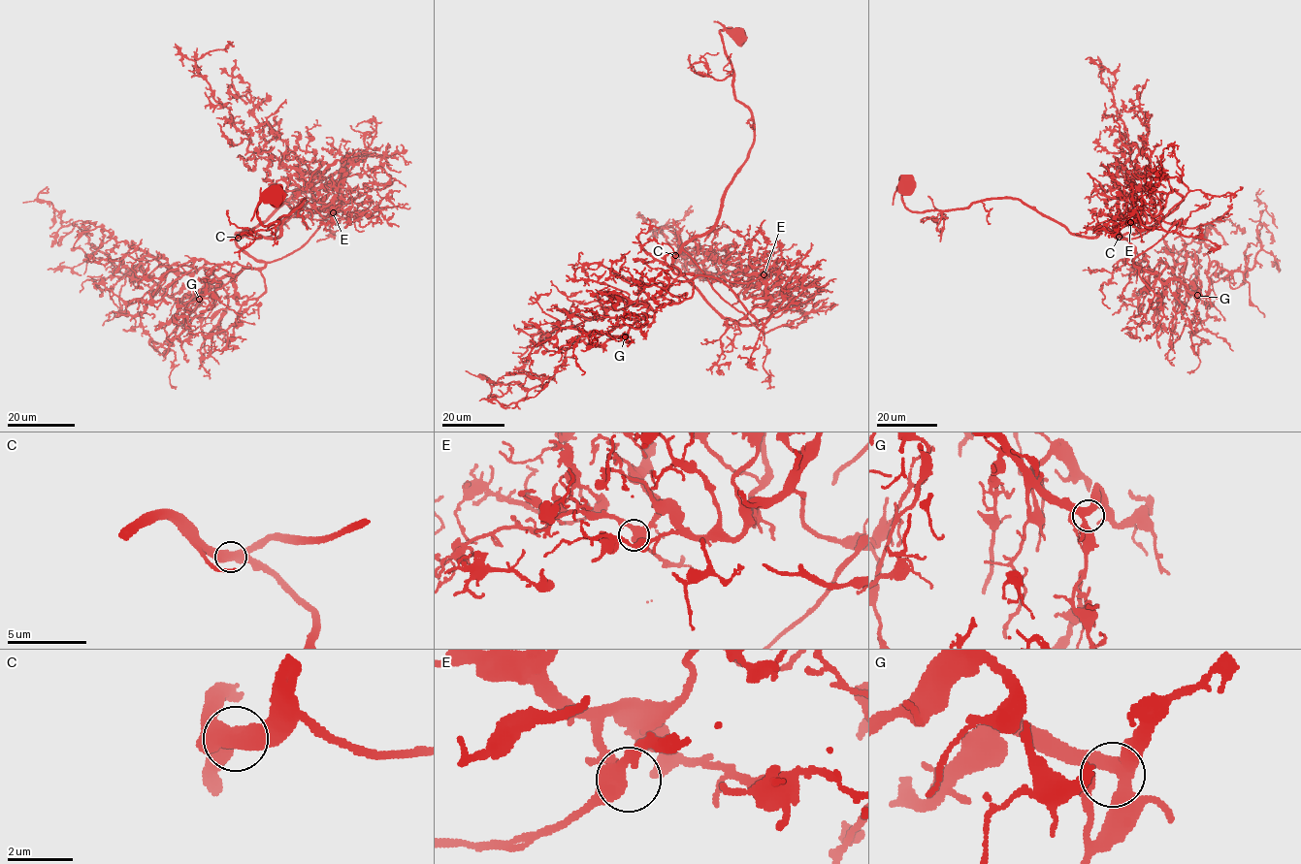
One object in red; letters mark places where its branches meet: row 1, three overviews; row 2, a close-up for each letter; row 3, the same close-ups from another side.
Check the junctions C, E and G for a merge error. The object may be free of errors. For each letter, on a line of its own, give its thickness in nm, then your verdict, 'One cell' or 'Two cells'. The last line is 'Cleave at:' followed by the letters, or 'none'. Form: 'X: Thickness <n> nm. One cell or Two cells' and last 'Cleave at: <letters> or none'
C: Thickness 600 nm. One cell
E: Thickness 420 nm. One cell
G: Thickness 360 nm. One cell
Cleave at: none

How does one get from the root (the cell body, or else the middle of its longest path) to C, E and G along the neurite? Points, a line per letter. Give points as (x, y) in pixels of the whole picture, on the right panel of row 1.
C: (905, 185), (902, 203), (912, 211), (1014, 198), (1073, 233), (1095, 236), (1109, 229), (1120, 237)
E: (905, 185), (912, 211), (1014, 198), (1088, 237), (1140, 233), (1182, 197), (1173, 190), (1150, 222), (1130, 222)
G: (905, 185), (902, 203), (912, 211), (1014, 198), (1073, 233), (1109, 229), (1135, 247), (1135, 266), (1197, 295)

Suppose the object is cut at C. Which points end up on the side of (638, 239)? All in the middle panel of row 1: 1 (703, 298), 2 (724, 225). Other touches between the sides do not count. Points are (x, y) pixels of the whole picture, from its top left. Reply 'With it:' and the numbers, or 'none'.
With it: none

